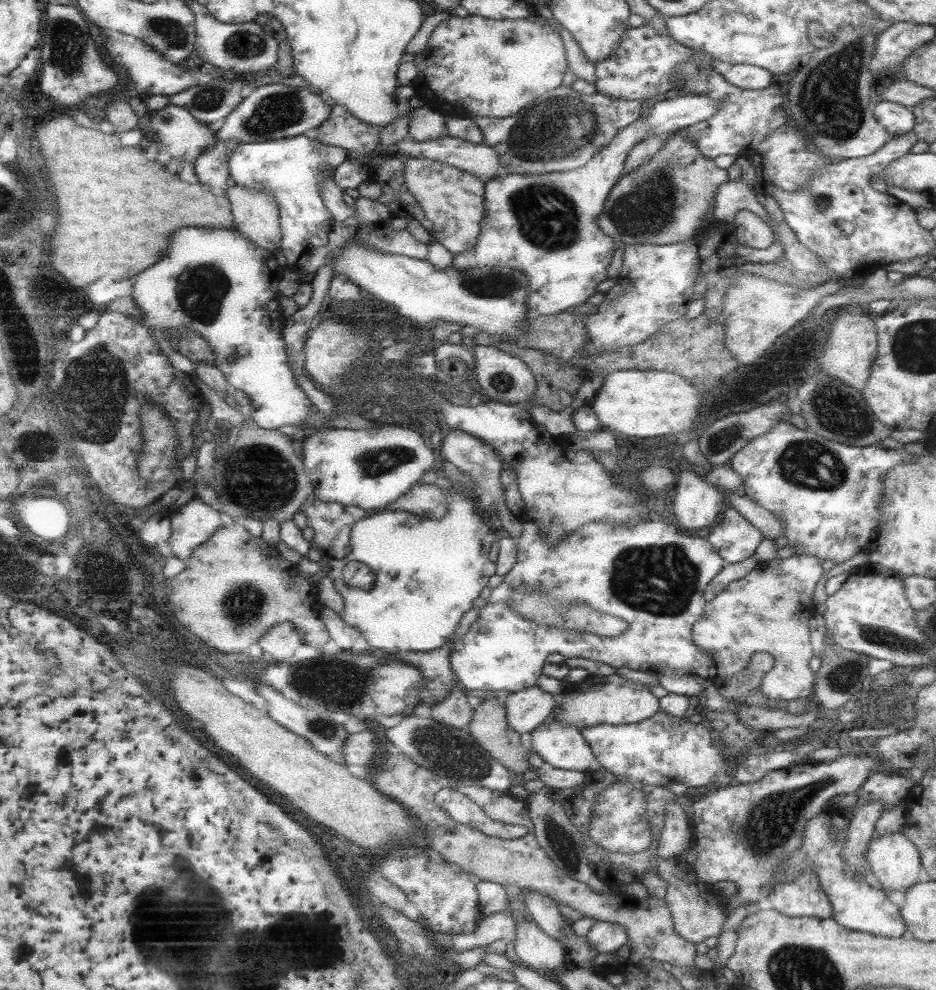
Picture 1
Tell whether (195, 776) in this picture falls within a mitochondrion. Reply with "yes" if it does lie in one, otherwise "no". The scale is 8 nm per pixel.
no

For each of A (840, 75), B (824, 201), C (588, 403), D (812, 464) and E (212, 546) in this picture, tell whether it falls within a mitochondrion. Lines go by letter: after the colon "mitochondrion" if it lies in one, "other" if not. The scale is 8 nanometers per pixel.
A: mitochondrion
B: mitochondrion
C: other
D: mitochondrion
E: other

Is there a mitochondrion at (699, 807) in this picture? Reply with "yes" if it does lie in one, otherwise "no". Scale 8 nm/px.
no

